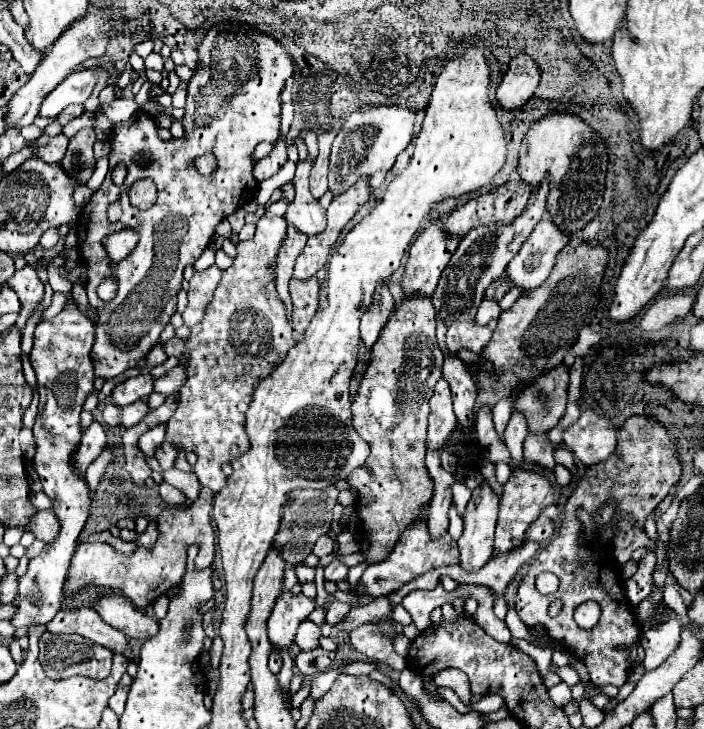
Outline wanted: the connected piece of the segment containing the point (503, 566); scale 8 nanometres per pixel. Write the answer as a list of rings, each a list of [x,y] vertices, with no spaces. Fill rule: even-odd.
[[[524,542],[521,547],[512,549],[511,551],[501,556],[493,557],[484,567],[482,567],[477,572],[464,571],[458,564],[437,568],[435,571],[427,571],[425,575],[421,575],[421,577],[417,577],[417,579],[413,579],[413,581],[409,581],[405,587],[401,587],[401,589],[393,591],[393,593],[391,593],[387,599],[389,599],[389,603],[393,603],[393,605],[399,605],[399,603],[401,603],[401,599],[403,599],[403,597],[405,597],[409,591],[413,591],[413,589],[435,589],[435,587],[437,587],[437,581],[439,581],[439,577],[442,575],[449,576],[458,584],[469,583],[487,585],[488,587],[492,588],[498,596],[504,596],[508,584],[515,577],[518,569],[523,564],[527,563],[529,560],[535,557],[539,547],[540,545],[537,542]]]

